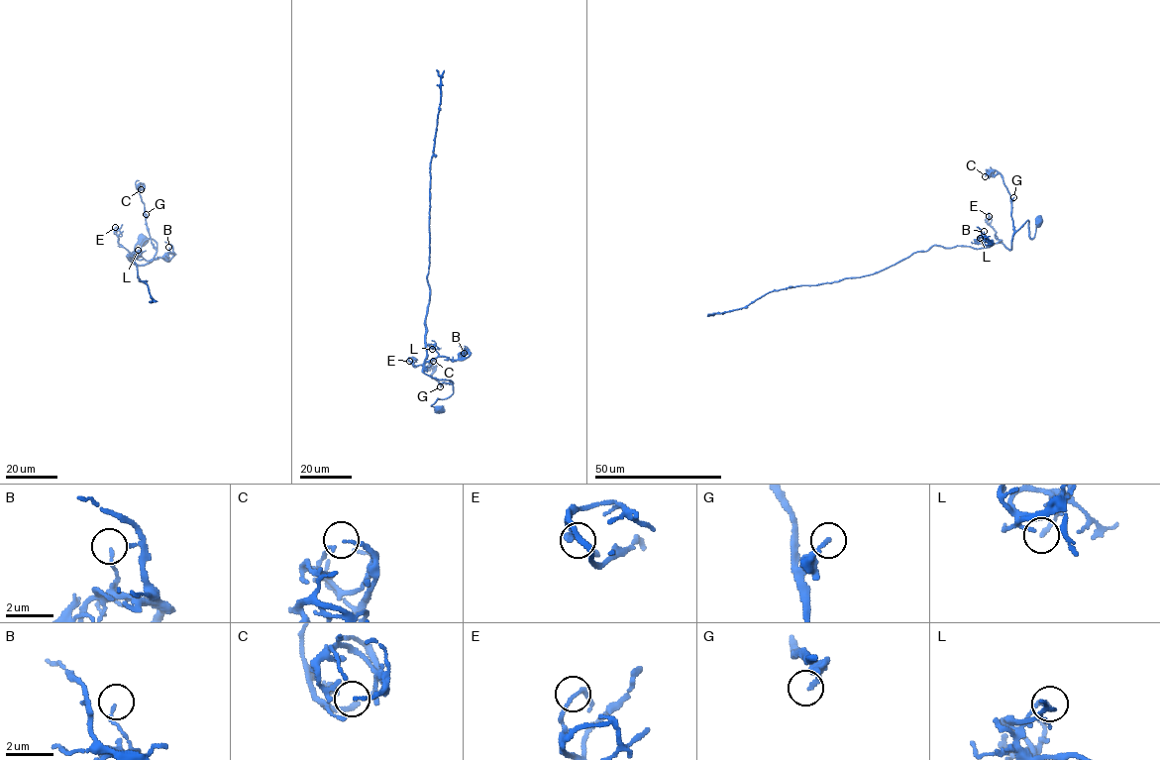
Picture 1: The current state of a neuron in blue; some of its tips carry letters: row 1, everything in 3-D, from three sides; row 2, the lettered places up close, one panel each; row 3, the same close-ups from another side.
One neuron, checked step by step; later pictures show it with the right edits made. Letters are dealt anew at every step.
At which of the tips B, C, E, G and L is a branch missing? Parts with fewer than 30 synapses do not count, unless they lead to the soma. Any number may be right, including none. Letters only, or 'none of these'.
none of these

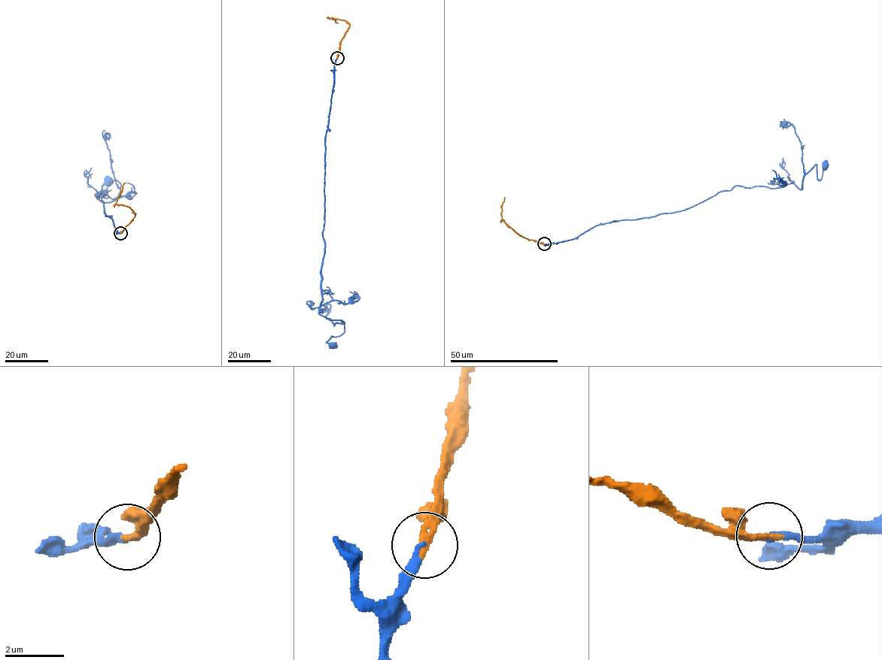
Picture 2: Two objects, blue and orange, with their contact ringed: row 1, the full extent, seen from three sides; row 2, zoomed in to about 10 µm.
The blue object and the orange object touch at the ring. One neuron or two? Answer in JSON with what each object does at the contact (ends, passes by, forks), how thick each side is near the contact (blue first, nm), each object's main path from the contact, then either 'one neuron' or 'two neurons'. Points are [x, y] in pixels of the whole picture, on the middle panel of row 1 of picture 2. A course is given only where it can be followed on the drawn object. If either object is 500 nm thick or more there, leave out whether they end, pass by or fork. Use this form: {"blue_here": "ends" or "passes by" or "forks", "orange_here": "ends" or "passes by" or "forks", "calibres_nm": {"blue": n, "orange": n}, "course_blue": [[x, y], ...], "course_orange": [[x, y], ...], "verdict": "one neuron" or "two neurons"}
{"blue_here": "ends", "orange_here": "ends", "calibres_nm": {"blue": 200, "orange": 280}, "course_blue": [[337, 58], [325, 138], [324, 253], [318, 313], [345, 323], [344, 332], [326, 343], [331, 345]], "course_orange": [[337, 58], [340, 41], [349, 24], [343, 19], [329, 18], [338, 22]], "verdict": "one neuron"}

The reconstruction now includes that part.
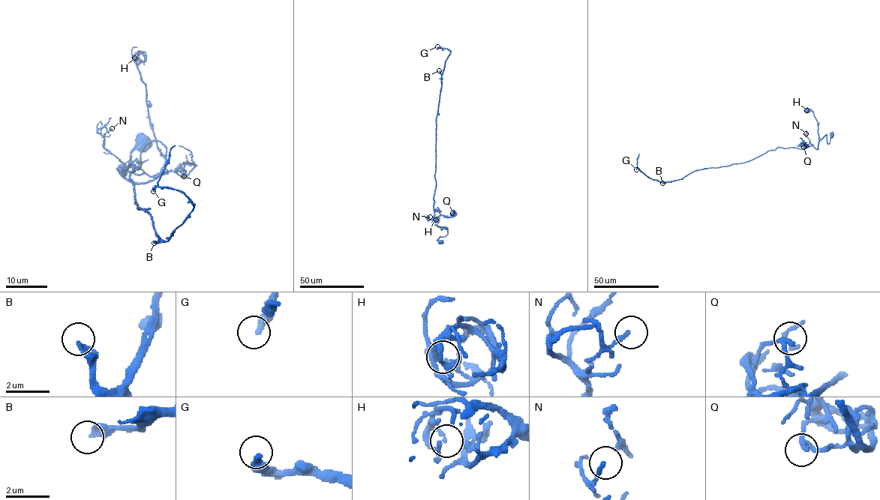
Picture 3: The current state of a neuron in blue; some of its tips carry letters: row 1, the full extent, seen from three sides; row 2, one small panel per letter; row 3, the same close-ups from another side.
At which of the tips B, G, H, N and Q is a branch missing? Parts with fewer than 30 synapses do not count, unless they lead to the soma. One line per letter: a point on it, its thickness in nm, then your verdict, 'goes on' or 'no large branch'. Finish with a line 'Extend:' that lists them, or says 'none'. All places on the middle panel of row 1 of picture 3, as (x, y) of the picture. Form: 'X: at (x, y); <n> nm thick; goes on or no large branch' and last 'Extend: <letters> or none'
B: at (439, 70); 320 nm thick; no large branch
G: at (437, 46); 320 nm thick; goes on
H: at (436, 220); 110 nm thick; no large branch
N: at (430, 217); 180 nm thick; no large branch
Q: at (452, 213); 190 nm thick; no large branch
Extend: G

